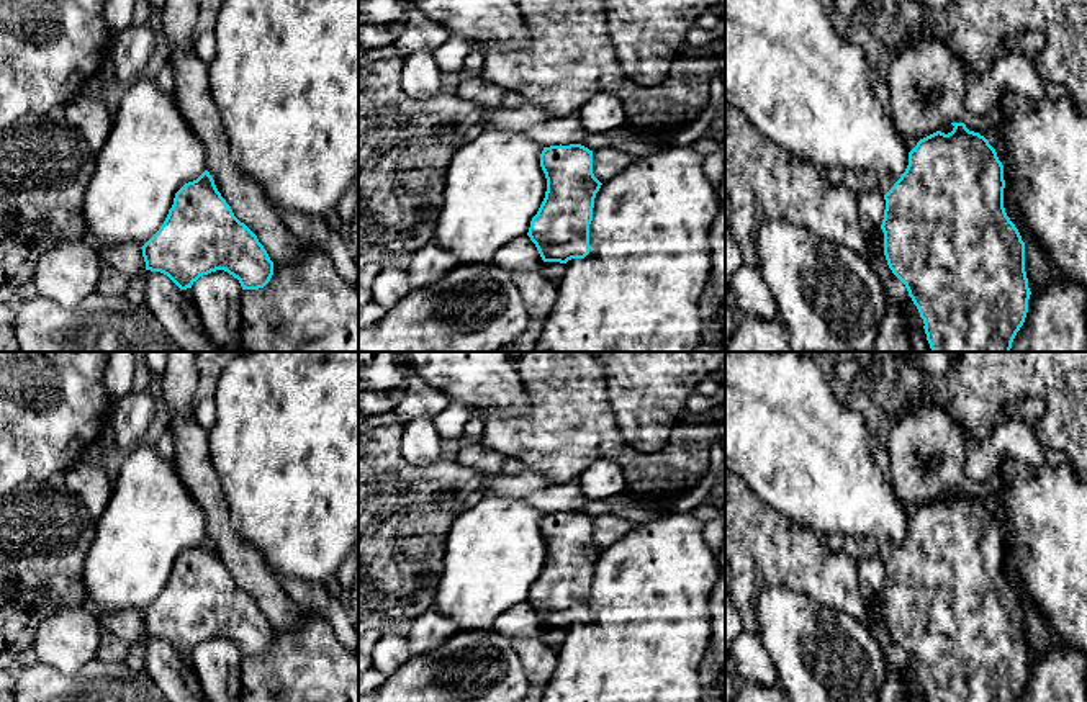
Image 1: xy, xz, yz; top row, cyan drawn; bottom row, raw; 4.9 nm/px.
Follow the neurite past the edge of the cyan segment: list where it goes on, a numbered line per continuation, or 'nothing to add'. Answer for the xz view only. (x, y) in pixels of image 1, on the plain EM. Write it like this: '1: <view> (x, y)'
nothing to add

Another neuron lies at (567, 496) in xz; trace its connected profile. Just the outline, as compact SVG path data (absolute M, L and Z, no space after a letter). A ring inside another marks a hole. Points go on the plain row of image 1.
M578 481L550 484L525 497L525 501L544 514L581 511L589 517L612 514L635 525L658 520L663 514L617 502L614 497L589 499L581 493Z

